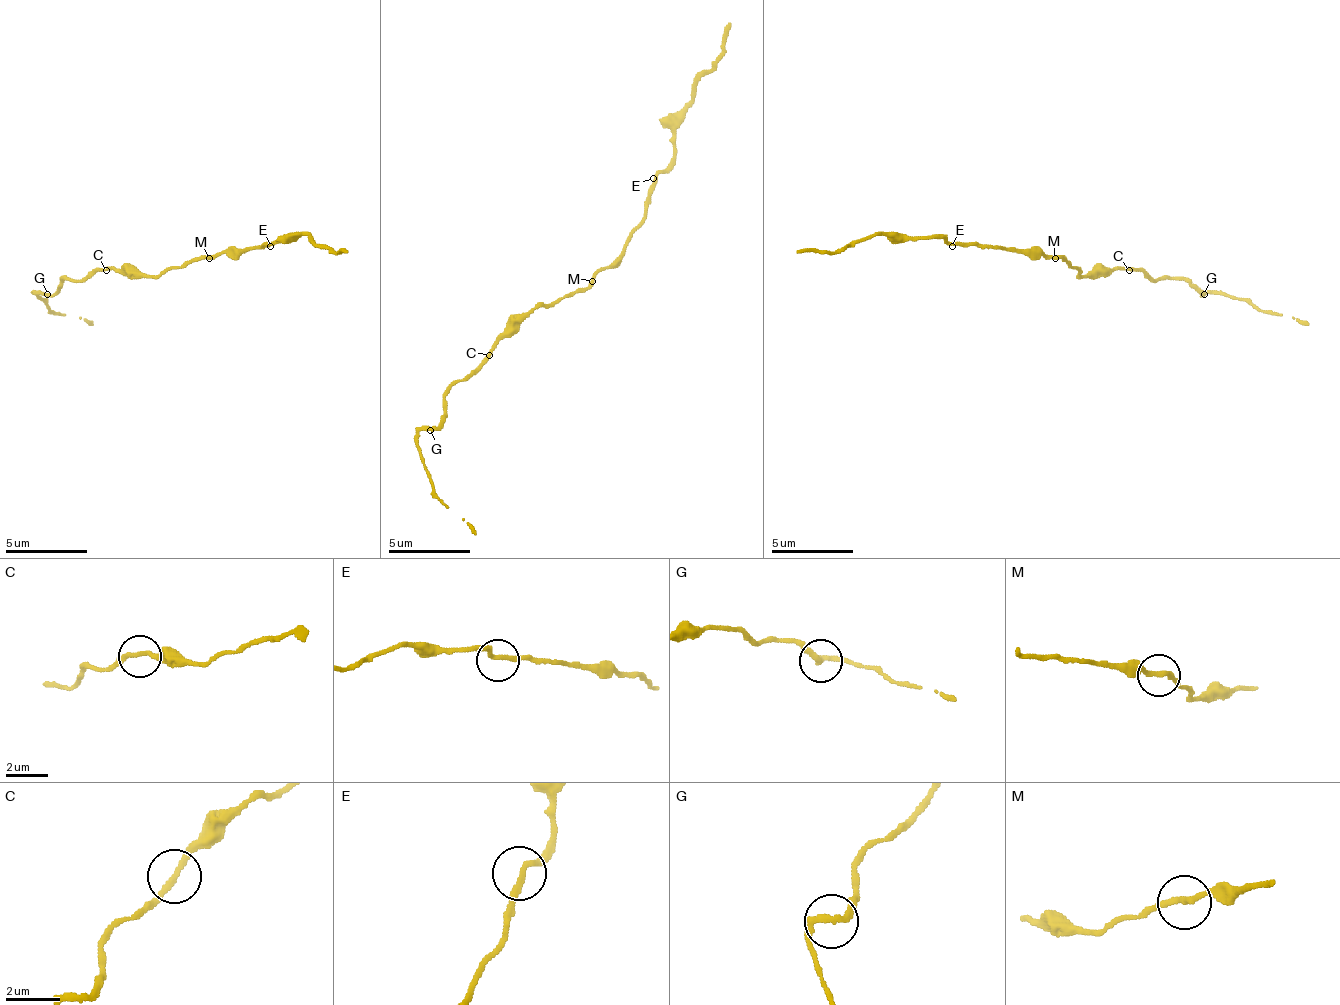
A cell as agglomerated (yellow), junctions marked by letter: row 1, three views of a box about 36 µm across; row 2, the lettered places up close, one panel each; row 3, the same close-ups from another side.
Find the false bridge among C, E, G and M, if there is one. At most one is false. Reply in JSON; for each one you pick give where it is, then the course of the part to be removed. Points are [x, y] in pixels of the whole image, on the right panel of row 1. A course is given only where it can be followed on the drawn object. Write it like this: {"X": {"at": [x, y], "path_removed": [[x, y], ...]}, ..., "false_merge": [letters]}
{"false_merge": []}

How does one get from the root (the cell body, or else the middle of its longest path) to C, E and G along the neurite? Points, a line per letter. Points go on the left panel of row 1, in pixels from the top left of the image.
C: (184, 266), (176, 266), (163, 274), (122, 274), (118, 270), (106, 270)
E: (184, 266), (200, 258), (217, 258), (221, 254), (237, 254), (241, 250), (270, 246)
G: (184, 266), (176, 266), (163, 274), (93, 270), (85, 279), (65, 279), (60, 287), (48, 295)

